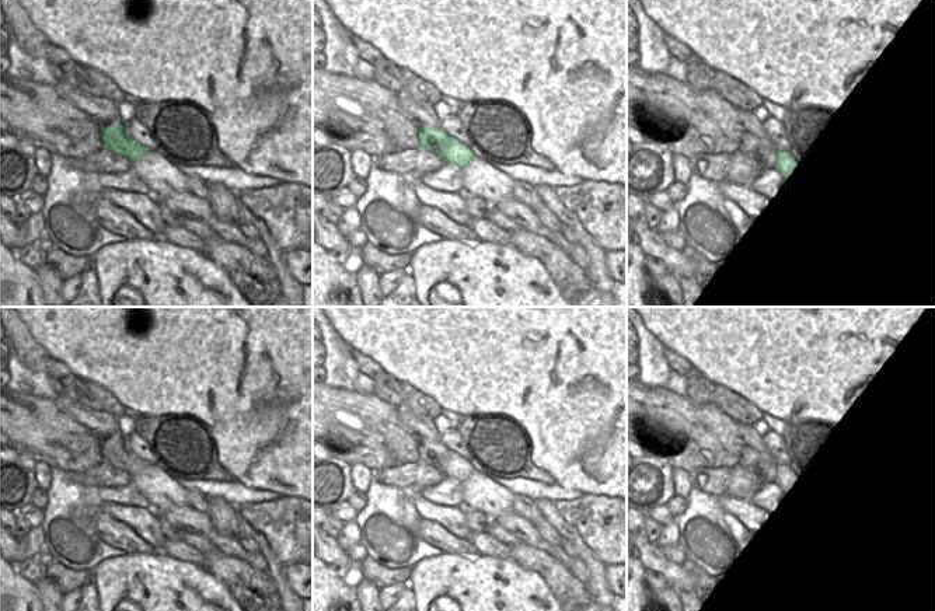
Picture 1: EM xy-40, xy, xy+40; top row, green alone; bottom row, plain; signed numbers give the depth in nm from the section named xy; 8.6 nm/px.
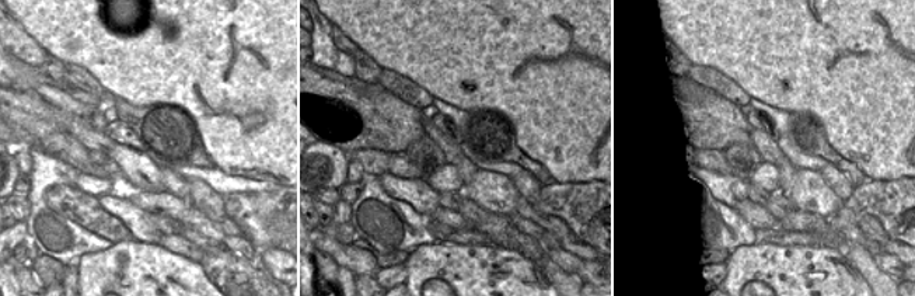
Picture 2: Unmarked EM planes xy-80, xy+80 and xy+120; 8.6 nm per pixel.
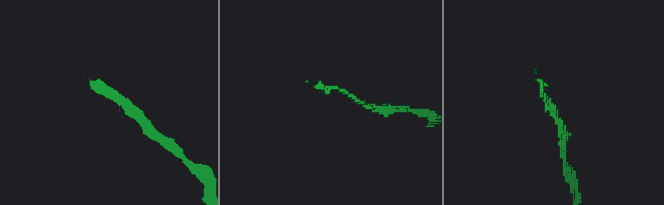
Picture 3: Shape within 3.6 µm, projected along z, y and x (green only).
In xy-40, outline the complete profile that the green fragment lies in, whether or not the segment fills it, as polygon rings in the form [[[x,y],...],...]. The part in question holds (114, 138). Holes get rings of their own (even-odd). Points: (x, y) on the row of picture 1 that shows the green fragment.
[[[101,123],[101,139],[102,146],[107,146],[118,156],[128,157],[130,161],[139,160],[146,151],[149,151],[147,147],[125,135],[122,123],[116,123],[114,128],[105,128]]]

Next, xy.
[[[419,128],[418,142],[423,150],[440,154],[446,163],[458,168],[467,167],[475,158],[468,146],[447,136],[440,128]]]

